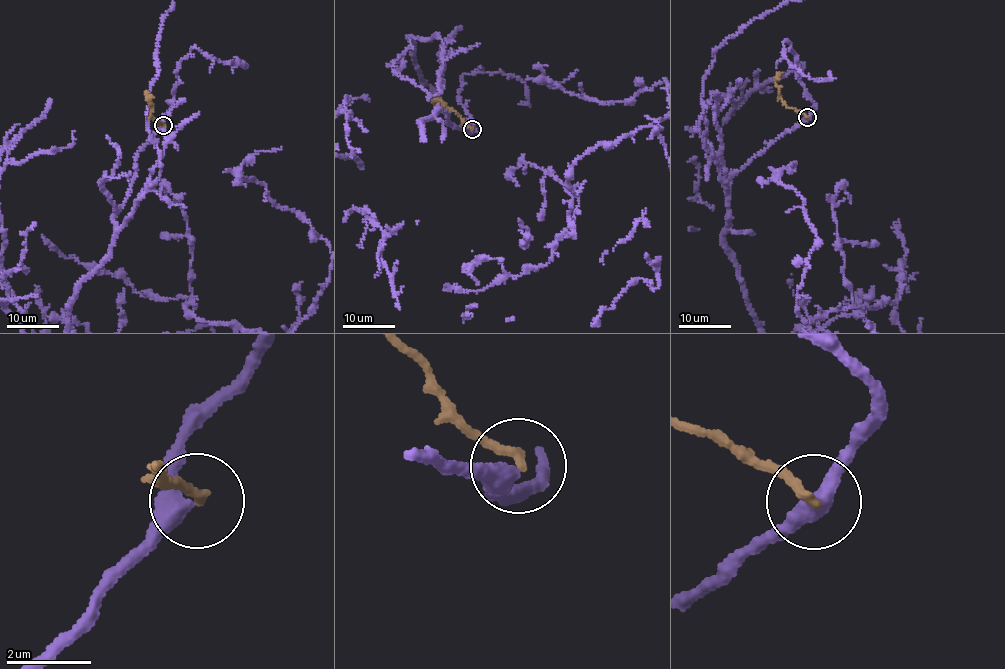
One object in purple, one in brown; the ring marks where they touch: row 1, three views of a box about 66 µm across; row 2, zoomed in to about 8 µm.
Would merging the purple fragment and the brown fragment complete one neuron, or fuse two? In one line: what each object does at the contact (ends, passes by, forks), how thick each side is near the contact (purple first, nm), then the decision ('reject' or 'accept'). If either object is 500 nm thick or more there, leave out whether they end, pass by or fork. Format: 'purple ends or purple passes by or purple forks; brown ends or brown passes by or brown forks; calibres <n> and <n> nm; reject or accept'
purple passes by; brown ends; calibres 400 and 240 nm; reject

